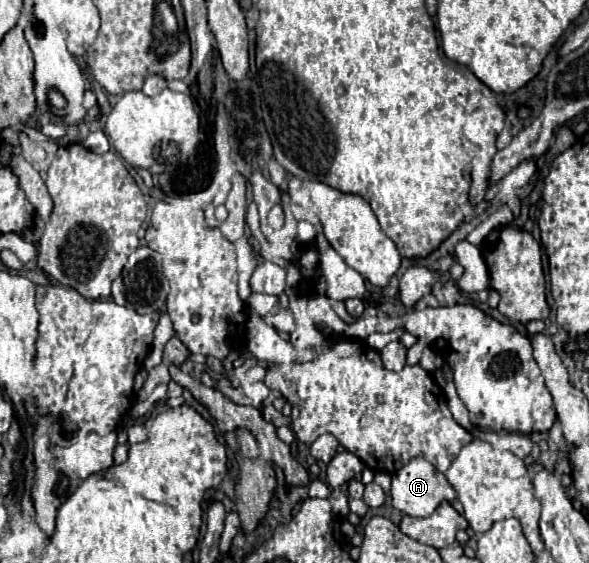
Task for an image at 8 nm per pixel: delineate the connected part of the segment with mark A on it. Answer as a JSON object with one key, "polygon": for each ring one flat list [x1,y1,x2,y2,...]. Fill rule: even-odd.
{"polygon":[[412,458,412,462,408,462,406,466,402,466,394,476,392,476,392,506,408,516,414,518,426,518,430,516,442,502,454,502,456,500,456,492,454,488,448,484,446,476,438,470,434,470,434,466,424,460,424,458]]}

